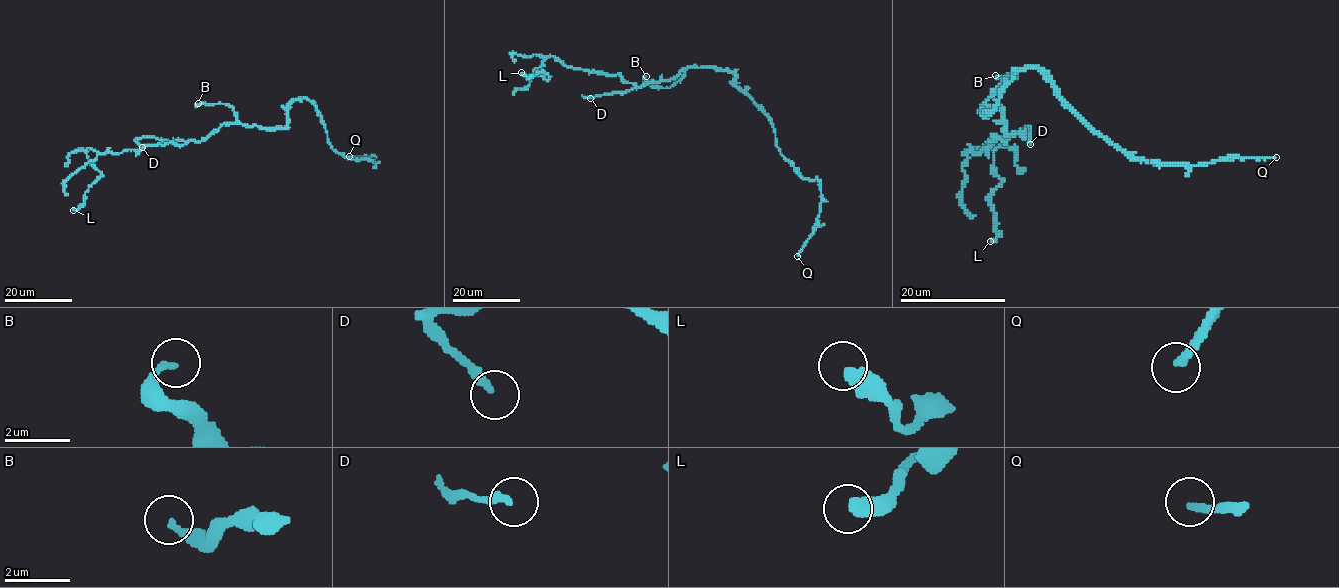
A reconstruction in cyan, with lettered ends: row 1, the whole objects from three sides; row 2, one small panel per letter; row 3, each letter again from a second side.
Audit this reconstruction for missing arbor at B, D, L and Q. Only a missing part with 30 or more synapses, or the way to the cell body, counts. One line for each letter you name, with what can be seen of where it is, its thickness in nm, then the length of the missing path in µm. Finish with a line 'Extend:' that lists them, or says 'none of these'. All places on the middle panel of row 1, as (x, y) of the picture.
Q: at (797, 256); 240 nm thick; about 190 µm are missing
Extend: Q

